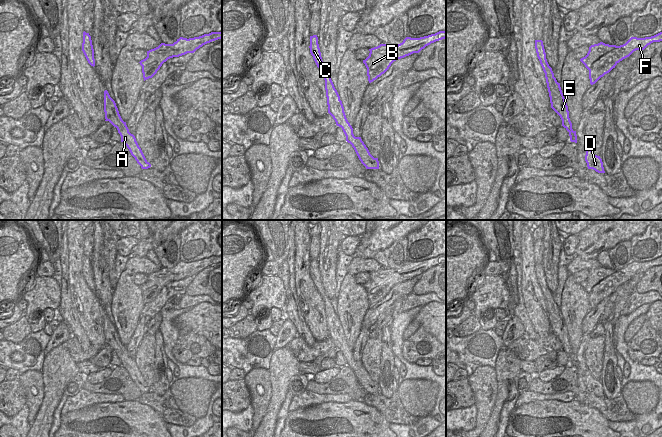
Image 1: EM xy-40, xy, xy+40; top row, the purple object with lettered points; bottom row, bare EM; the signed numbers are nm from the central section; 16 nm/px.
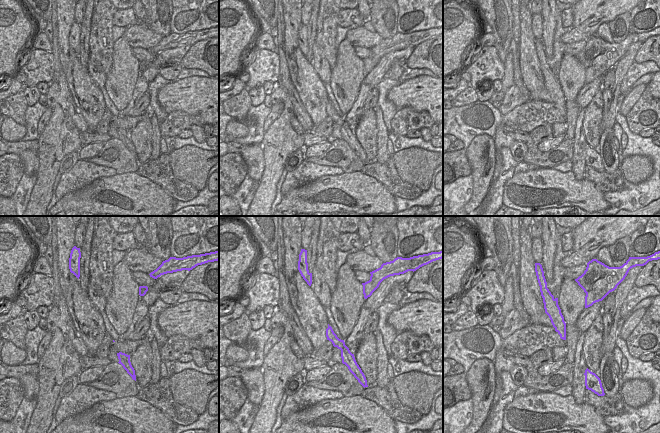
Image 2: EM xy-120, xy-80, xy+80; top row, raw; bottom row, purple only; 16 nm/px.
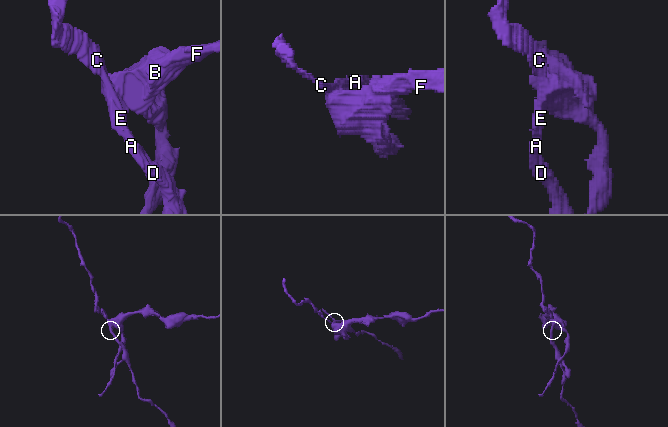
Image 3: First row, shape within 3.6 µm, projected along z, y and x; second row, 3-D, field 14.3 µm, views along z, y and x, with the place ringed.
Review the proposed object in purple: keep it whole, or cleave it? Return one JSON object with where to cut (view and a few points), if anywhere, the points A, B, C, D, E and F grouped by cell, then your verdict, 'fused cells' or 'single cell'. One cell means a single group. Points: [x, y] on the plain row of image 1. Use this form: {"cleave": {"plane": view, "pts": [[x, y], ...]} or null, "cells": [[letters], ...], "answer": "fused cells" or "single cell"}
{"cleave": {"plane": "xy+40", "pts": [[560, 313], [559, 320], [564, 325]]}, "cells": [["A", "C", "D", "E"], ["B", "F"]], "answer": "fused cells"}

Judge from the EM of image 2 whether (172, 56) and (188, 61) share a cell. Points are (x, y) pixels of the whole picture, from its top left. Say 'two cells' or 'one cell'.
two cells

